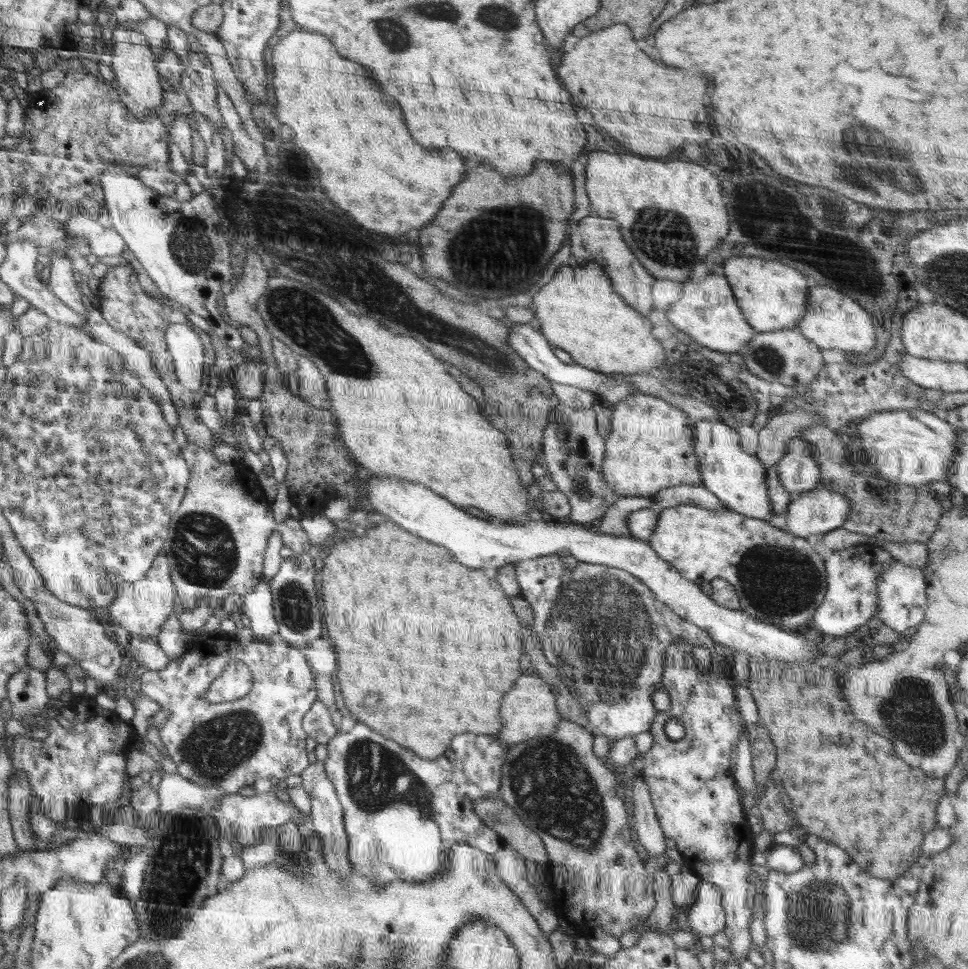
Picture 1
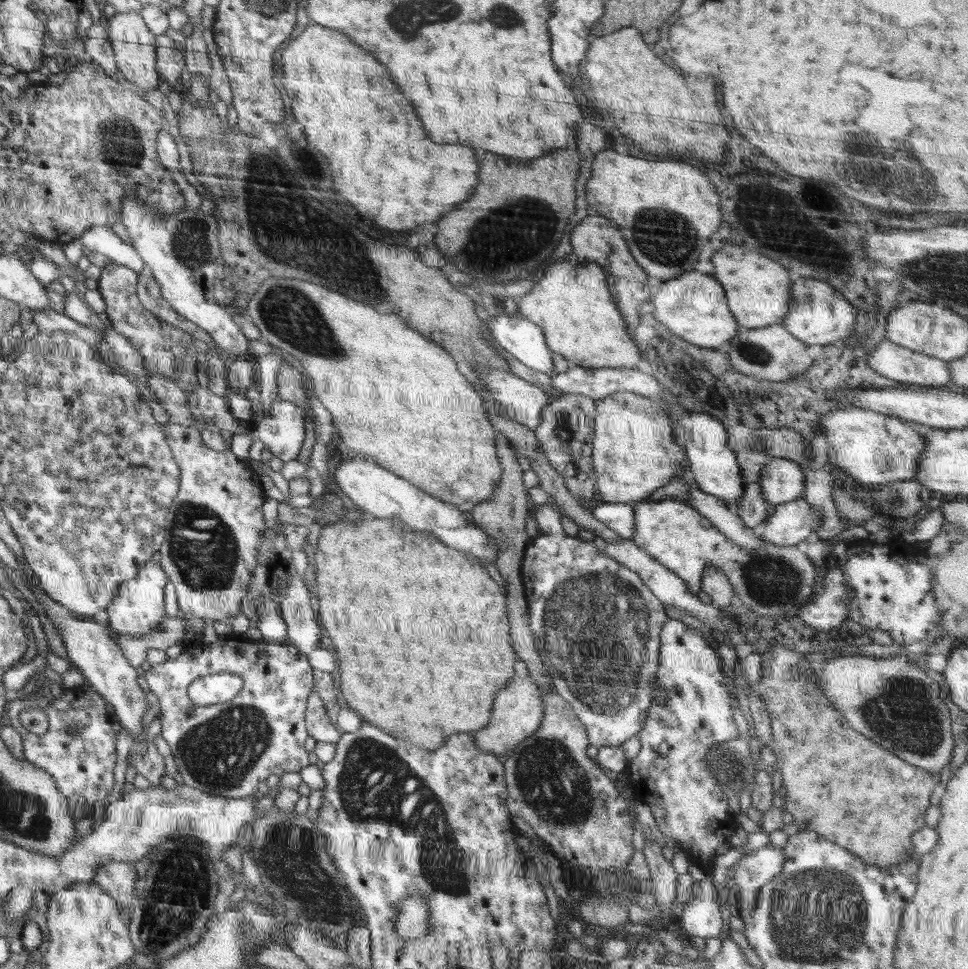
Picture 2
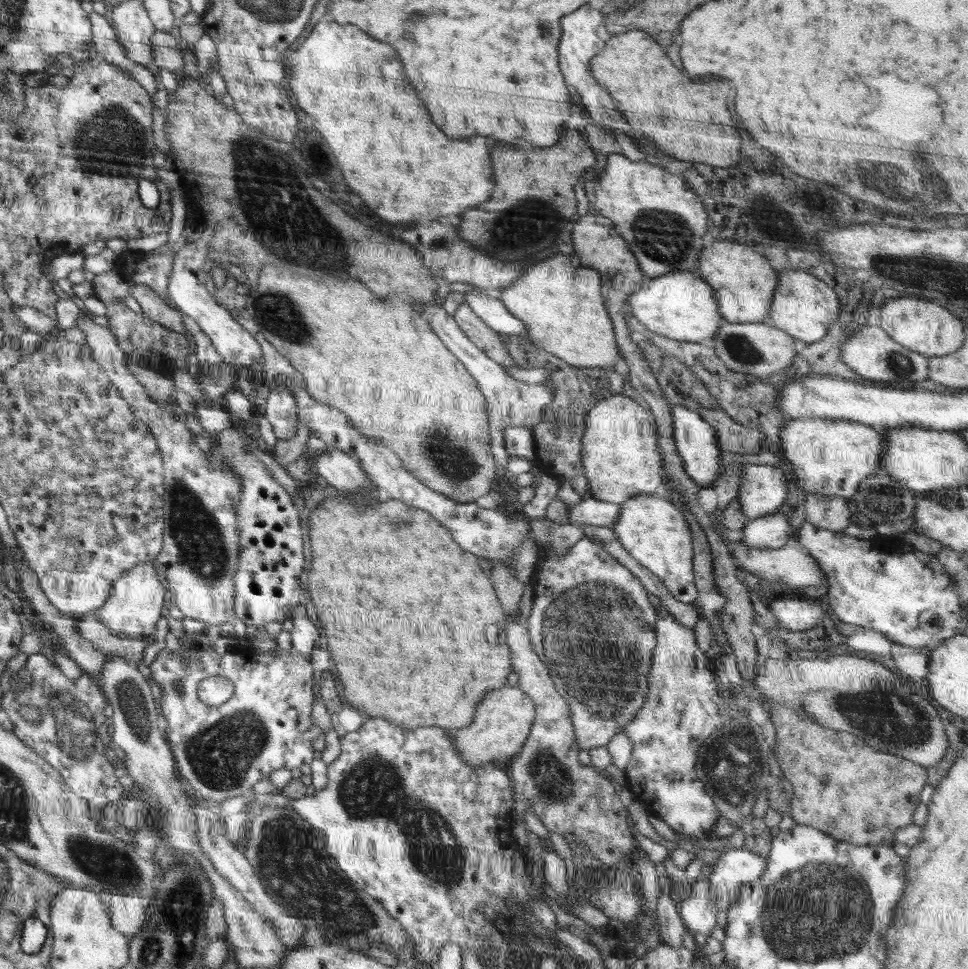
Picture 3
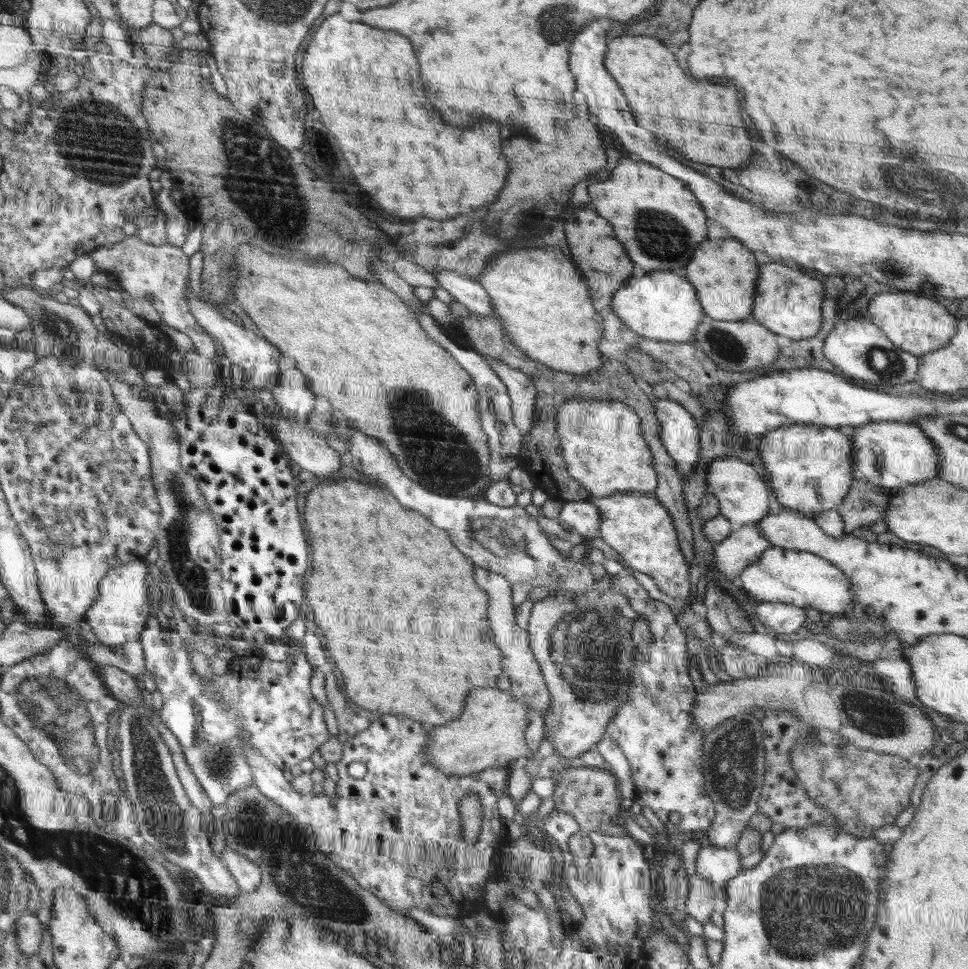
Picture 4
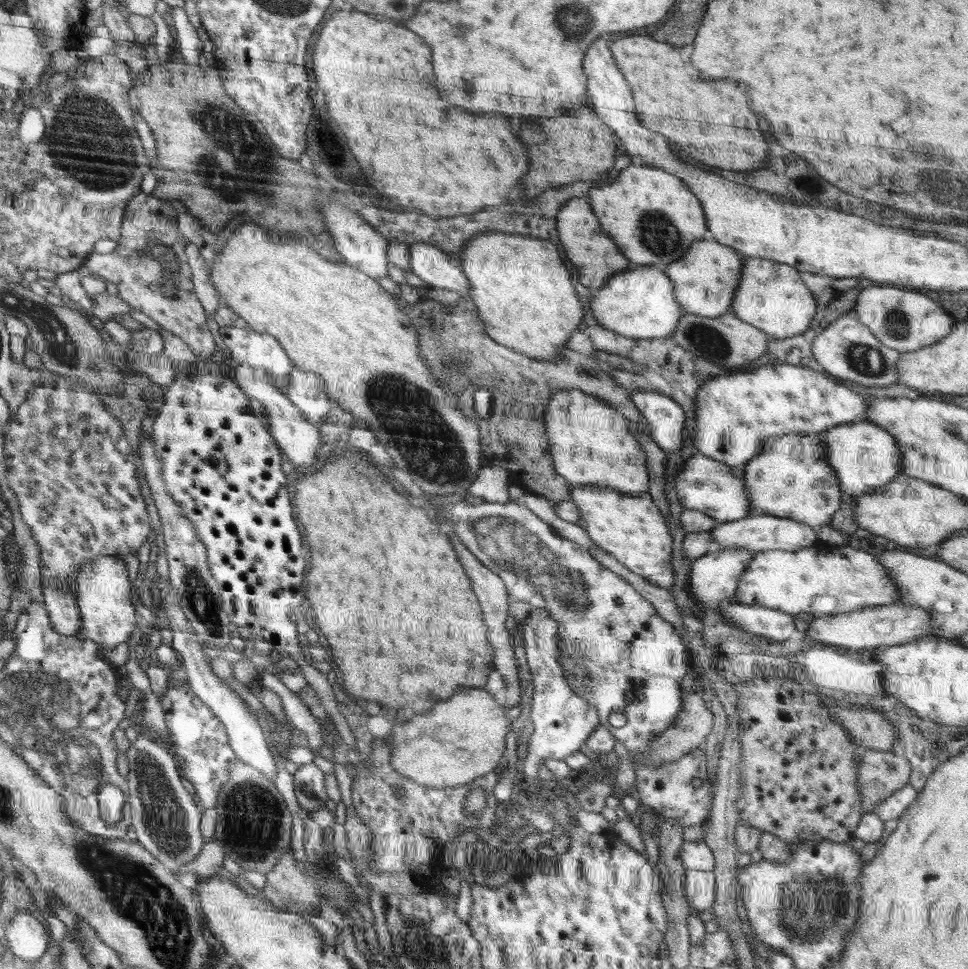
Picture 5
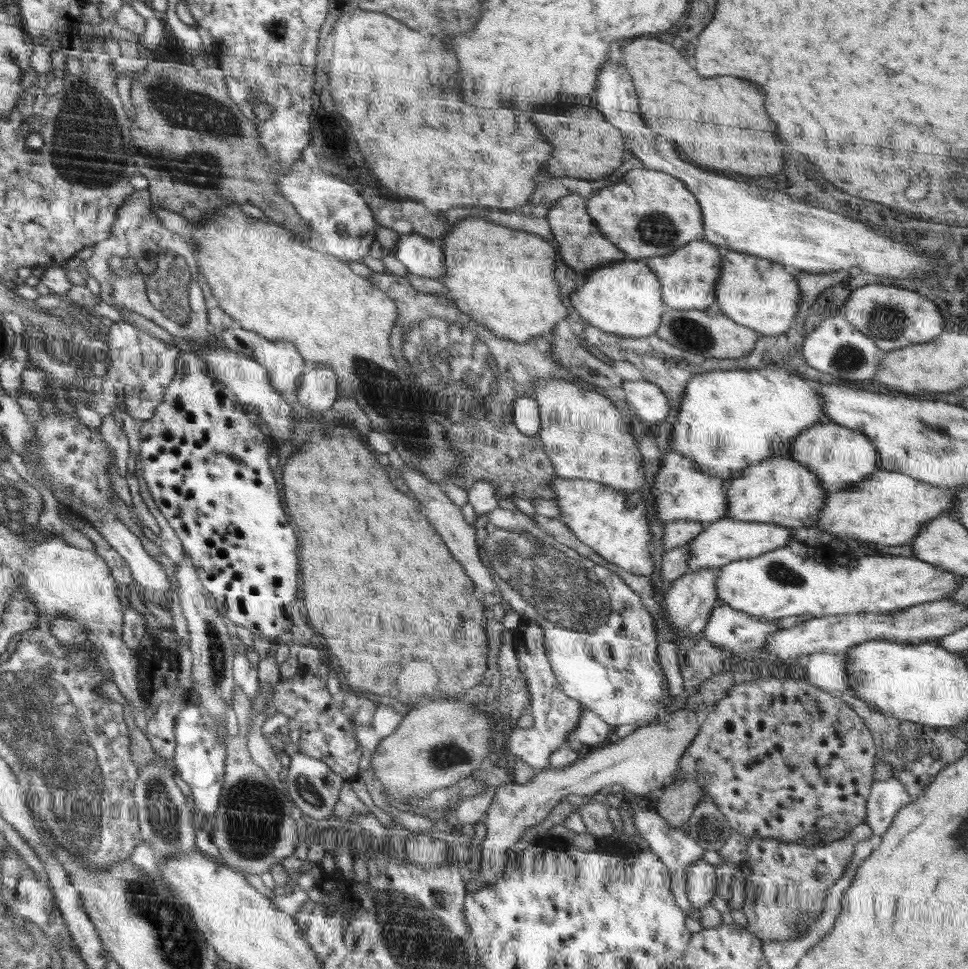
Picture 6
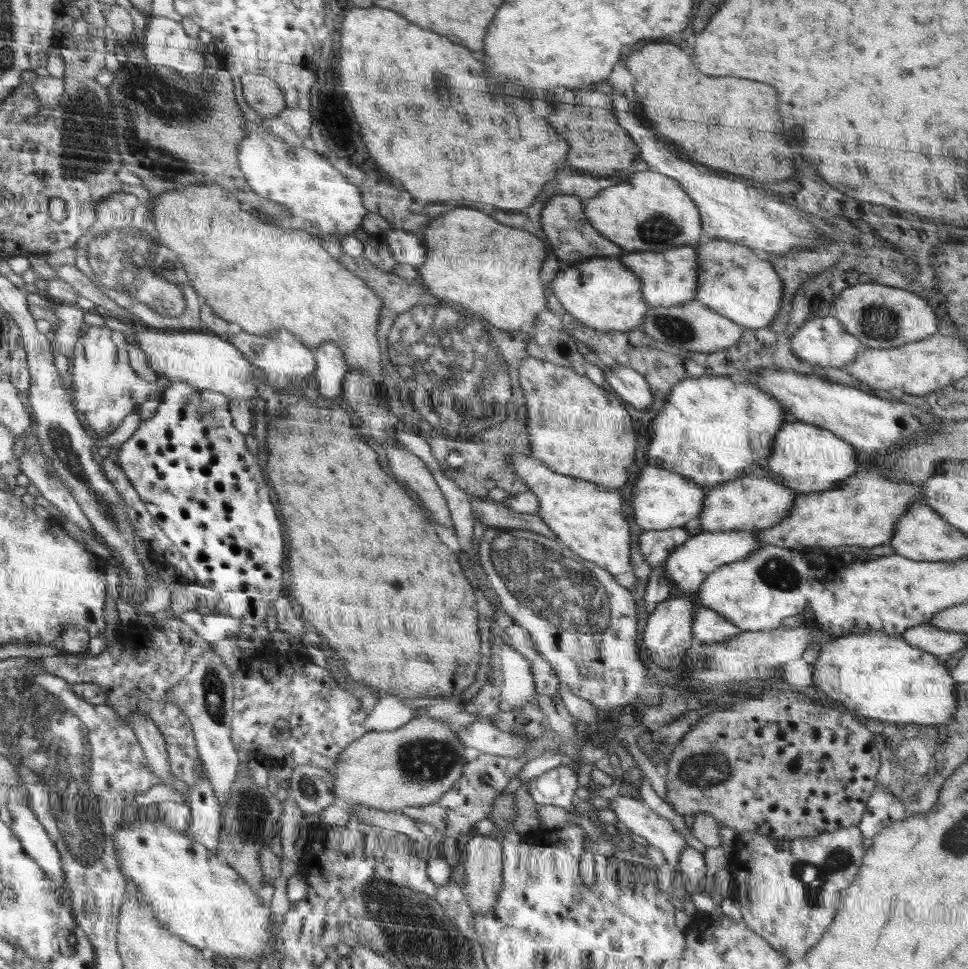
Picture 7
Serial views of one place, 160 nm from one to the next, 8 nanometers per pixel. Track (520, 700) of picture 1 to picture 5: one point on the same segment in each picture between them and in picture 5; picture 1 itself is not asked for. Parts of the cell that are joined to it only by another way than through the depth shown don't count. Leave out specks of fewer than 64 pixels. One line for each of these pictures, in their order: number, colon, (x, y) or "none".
2: (518, 712)
3: (502, 722)
4: (489, 732)
5: (464, 737)

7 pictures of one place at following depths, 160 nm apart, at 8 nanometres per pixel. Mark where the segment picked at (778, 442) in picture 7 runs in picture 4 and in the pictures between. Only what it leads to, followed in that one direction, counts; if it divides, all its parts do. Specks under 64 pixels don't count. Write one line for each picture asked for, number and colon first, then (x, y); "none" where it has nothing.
4: (892, 454)
5: (864, 456)
6: (840, 457)

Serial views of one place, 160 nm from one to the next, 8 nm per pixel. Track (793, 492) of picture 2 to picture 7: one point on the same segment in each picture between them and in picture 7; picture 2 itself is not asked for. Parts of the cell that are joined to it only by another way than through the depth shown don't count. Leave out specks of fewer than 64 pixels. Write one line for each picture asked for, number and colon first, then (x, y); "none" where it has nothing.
3: (762, 489)
4: (741, 491)
5: (701, 484)
6: (680, 490)
7: (661, 499)

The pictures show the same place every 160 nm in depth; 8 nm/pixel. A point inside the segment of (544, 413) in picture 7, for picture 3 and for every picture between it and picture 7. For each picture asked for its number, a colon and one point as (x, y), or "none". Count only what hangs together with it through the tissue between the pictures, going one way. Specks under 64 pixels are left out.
3: (620, 457)
4: (601, 442)
5: (590, 442)
6: (586, 436)

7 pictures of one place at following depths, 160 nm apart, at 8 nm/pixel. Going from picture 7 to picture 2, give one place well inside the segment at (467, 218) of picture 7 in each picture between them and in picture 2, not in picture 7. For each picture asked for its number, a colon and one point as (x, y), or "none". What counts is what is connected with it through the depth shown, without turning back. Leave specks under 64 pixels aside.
2: (580, 320)
3: (561, 307)
4: (543, 310)
5: (521, 288)
6: (500, 277)

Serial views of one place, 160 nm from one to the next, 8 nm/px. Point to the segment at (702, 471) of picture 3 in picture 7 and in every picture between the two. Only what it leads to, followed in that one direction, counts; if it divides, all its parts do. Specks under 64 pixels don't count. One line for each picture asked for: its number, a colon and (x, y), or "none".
4: (679, 430)
5: (665, 416)
6: (649, 403)
7: (630, 385)

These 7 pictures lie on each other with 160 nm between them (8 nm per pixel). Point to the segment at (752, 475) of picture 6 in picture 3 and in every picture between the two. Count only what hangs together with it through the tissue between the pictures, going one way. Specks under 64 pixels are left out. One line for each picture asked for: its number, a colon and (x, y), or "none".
3: (829, 456)
4: (808, 468)
5: (790, 478)

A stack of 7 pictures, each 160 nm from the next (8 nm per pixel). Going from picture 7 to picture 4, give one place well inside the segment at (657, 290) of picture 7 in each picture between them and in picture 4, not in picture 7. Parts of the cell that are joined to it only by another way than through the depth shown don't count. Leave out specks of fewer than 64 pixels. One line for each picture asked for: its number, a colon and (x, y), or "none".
4: (724, 273)
5: (705, 279)
6: (687, 276)

